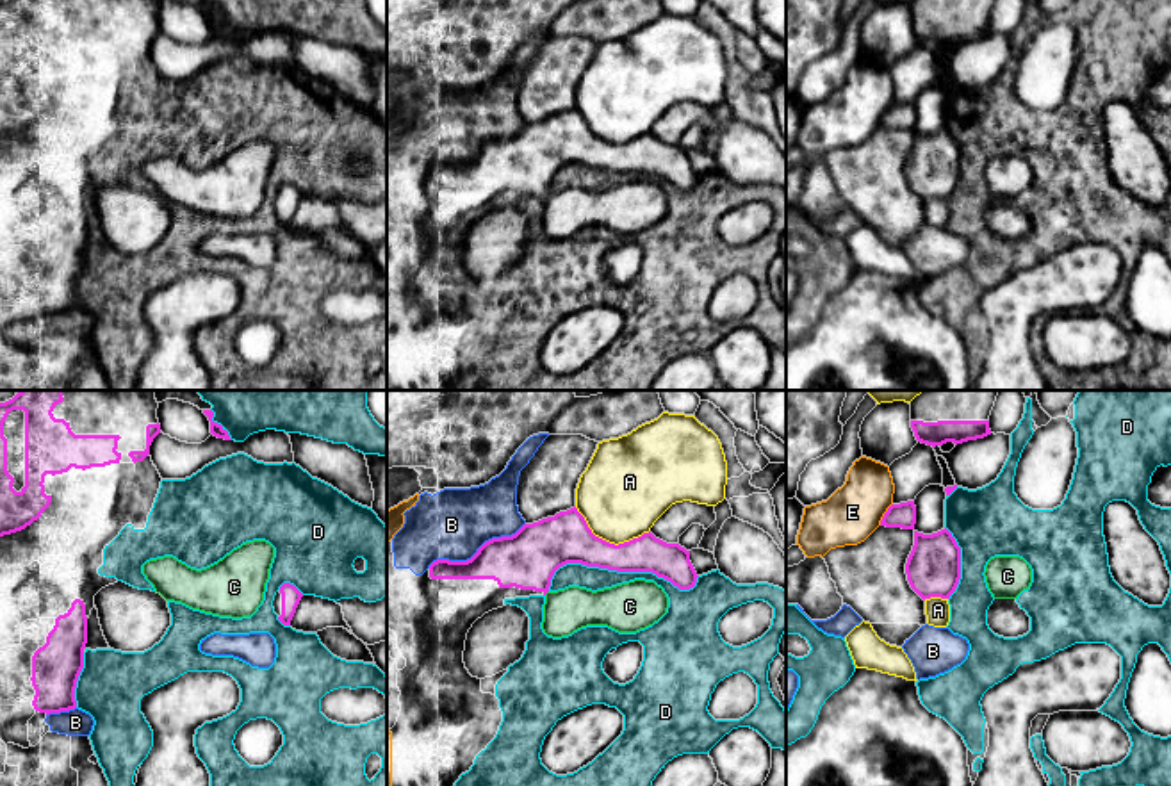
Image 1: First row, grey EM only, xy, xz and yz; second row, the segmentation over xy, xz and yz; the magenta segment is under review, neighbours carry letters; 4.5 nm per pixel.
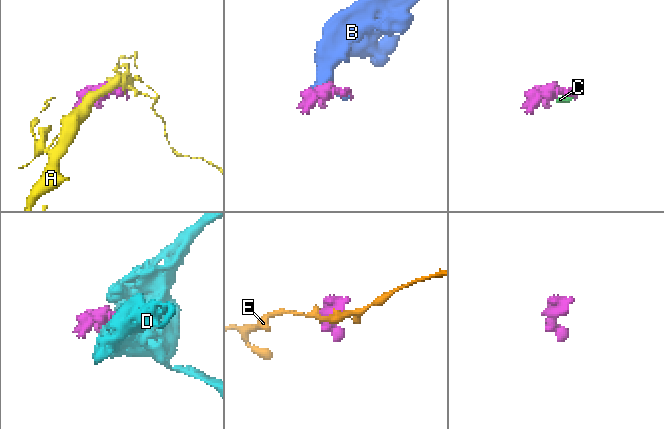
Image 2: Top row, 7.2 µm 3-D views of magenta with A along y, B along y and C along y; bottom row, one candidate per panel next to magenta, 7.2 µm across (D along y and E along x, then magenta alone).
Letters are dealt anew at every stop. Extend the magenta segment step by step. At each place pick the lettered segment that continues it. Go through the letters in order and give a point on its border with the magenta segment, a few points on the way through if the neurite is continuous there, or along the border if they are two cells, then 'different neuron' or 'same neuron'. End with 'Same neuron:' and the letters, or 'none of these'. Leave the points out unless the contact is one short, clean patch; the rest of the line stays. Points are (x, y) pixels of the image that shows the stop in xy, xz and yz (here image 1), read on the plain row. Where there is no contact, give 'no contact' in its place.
A: meets magenta in xz at (608, 143); different neuron
B: meets magenta in xz at (478, 152); different neuron
C: meets magenta in xz at (546, 193); runs through xz (528, 161), (546, 193), (567, 211); same neuron
D: meets magenta in xz at (619, 171); different neuron
E: meets magenta in yz at (884, 114); different neuron
Same neuron: C

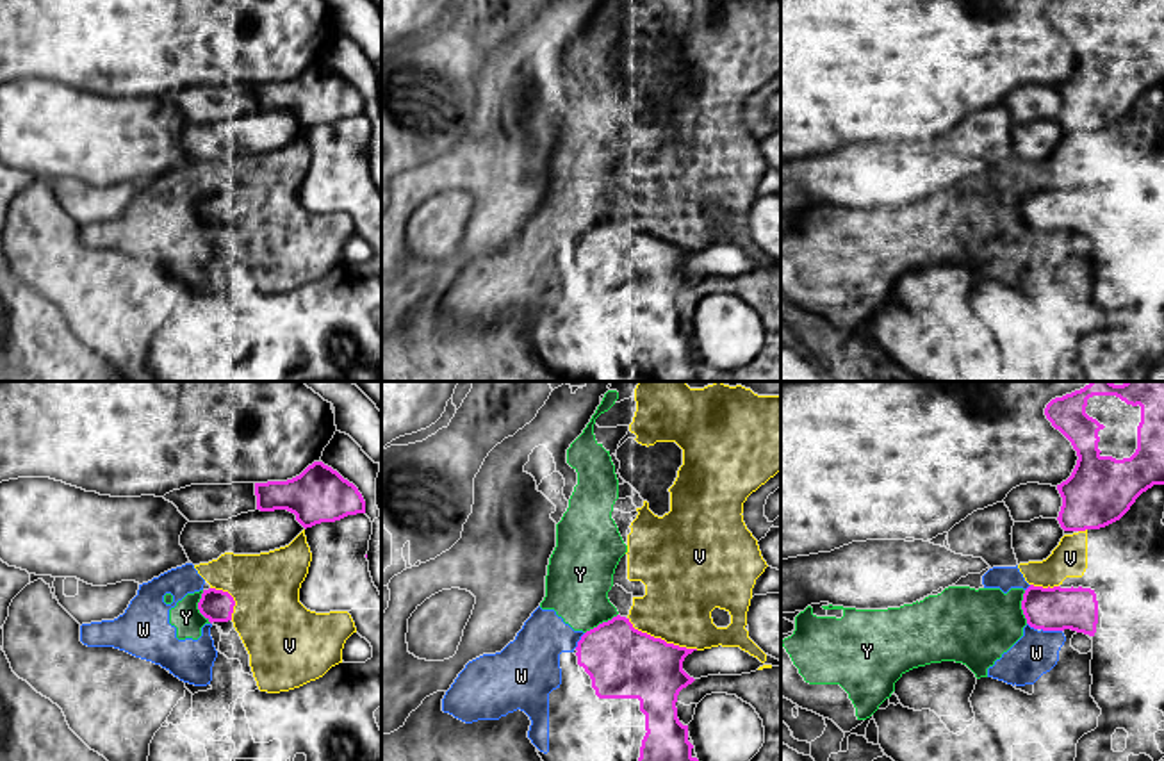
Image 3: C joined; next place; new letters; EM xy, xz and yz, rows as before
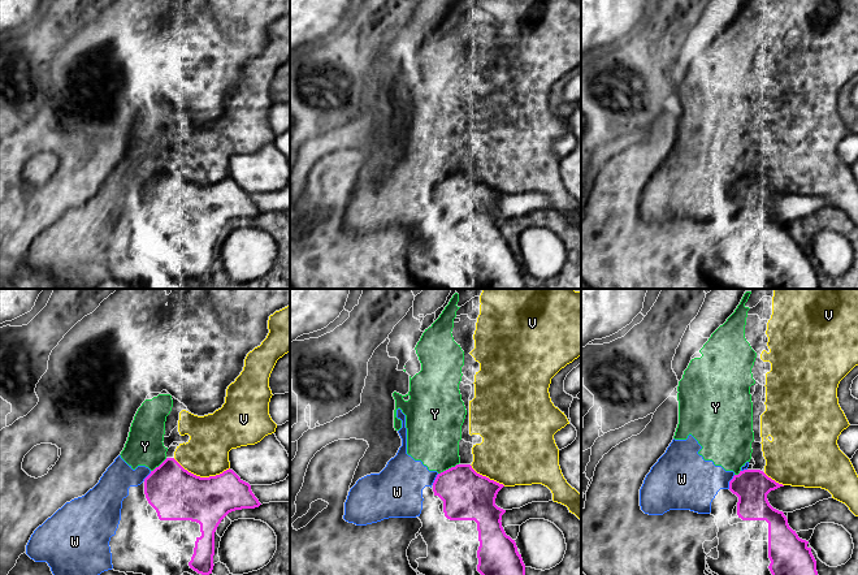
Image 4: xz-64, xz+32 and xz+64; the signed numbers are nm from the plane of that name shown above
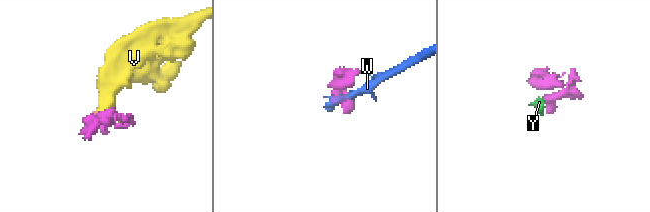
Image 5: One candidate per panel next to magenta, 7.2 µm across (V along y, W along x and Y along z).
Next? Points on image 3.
V: meets magenta in xz at (660, 239); different neuron
W: meets magenta in yz at (1052, 230); border along yz (1041, 229), (1061, 232); different neuron
Y: meets magenta in xy at (198, 207); different neuron
Same neuron: none of these

